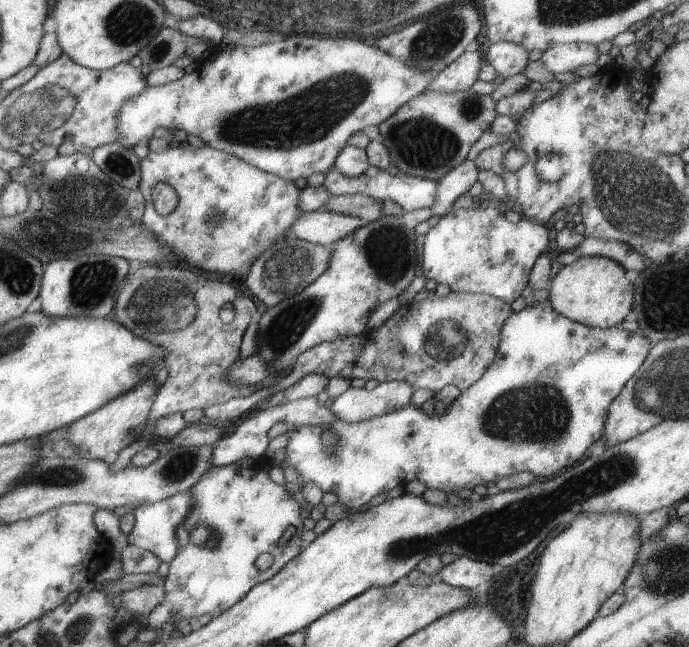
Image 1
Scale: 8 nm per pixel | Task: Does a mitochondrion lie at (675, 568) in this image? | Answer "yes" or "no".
yes

